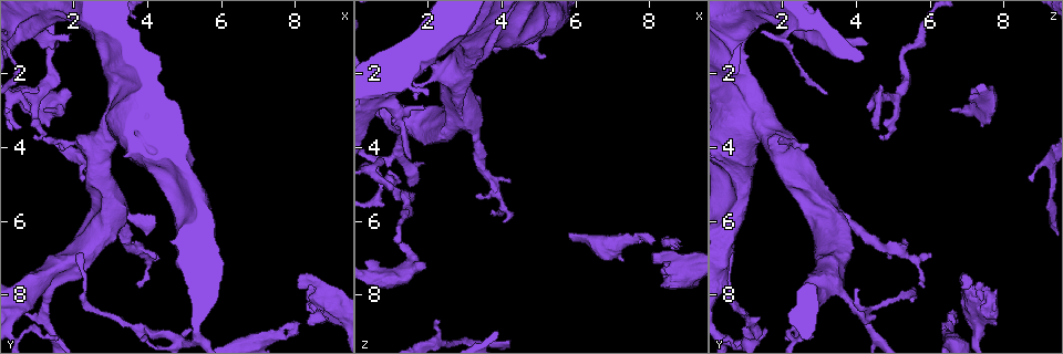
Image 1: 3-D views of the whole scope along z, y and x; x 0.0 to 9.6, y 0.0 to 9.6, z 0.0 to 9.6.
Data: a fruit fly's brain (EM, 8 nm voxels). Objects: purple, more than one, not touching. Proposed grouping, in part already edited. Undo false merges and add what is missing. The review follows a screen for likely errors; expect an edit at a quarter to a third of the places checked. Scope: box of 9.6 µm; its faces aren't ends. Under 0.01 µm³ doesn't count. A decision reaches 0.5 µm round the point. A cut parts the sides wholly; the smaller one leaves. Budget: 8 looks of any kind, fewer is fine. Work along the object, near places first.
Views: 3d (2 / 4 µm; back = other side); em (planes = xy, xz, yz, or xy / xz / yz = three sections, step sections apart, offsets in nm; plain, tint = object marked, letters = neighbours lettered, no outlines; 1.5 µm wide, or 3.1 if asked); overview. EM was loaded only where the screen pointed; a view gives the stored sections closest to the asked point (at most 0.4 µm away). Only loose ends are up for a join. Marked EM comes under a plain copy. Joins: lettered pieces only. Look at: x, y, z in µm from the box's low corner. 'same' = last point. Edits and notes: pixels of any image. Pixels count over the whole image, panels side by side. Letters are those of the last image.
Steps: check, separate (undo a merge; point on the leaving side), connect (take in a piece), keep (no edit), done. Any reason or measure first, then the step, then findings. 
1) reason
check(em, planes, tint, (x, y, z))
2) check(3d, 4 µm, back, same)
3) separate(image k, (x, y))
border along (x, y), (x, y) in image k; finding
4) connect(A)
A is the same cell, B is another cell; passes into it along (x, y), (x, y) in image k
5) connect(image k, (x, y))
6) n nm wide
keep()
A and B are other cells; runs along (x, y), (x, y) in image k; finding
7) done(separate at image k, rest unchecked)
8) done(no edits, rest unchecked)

side arm on a straight run
check(em, xz, step 8, tint, (1.15, 8.55, 4.20))

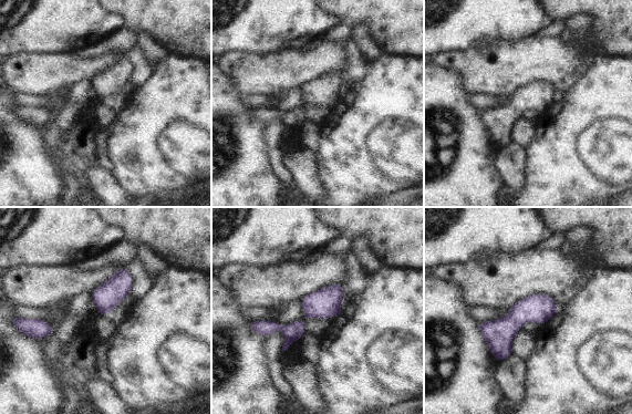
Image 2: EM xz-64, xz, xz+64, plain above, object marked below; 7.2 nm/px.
check(em, planes, letters, same)

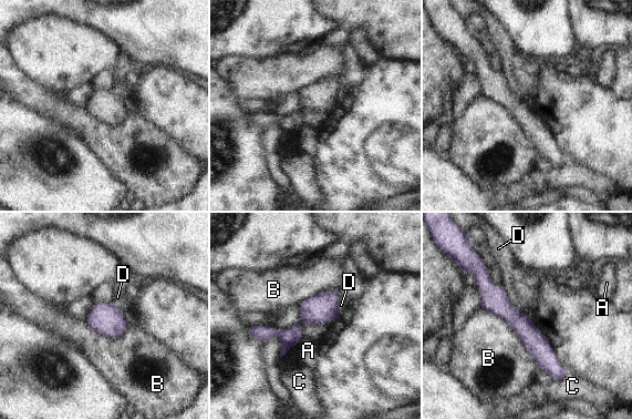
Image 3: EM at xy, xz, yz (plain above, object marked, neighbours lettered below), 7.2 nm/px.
B touches over 600 nm
keep()
A, B, C and D are other cells; border along (480, 307), (507, 322), (539, 368) in image 3; one neuron here

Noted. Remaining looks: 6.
tapers out
check(em, planes, letters, (2.25, 4.90, 8.75))

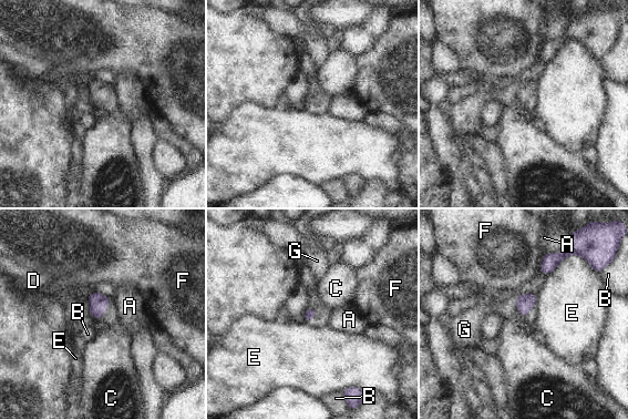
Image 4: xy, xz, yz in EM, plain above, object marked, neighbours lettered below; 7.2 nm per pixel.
connect(G)
G is the same cell, A, B, C, D, E and F are other cells; passes into it along (523, 303), (522, 316), (506, 309) in image 4; the neuron continues

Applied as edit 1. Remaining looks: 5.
branch stops here
check(em, 3.1 µm, xz, step 8, letters, (1.90, 2.50, 7.15))

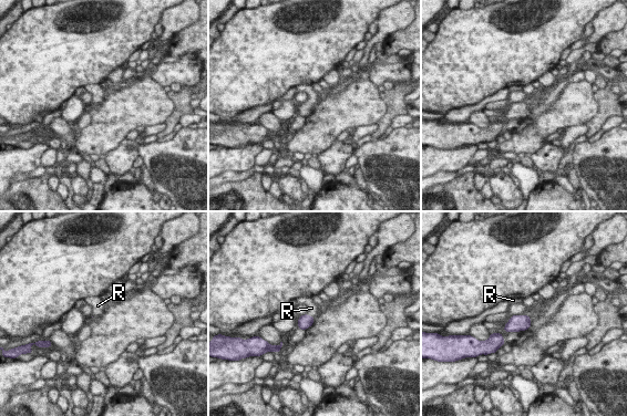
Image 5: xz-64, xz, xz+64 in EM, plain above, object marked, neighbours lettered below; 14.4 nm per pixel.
another direction
check(em, 3.1 µm, planes, letters, same)

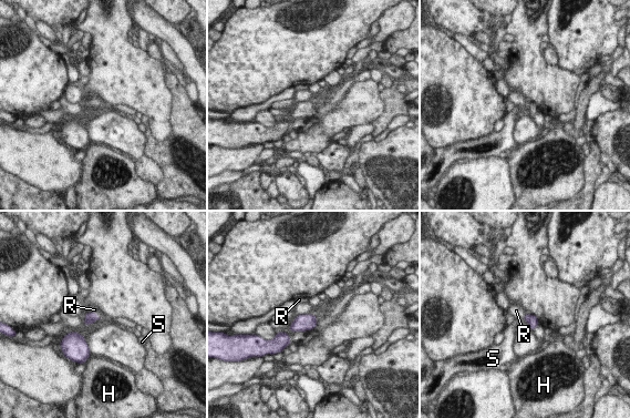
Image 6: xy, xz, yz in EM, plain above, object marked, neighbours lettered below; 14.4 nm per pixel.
R touches over 190 nm
connect(R)
R is the same cell, H and S are other cells; the neuron continues

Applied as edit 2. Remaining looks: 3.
done(connect at image 4, connect at image 6, rest unchecked)

